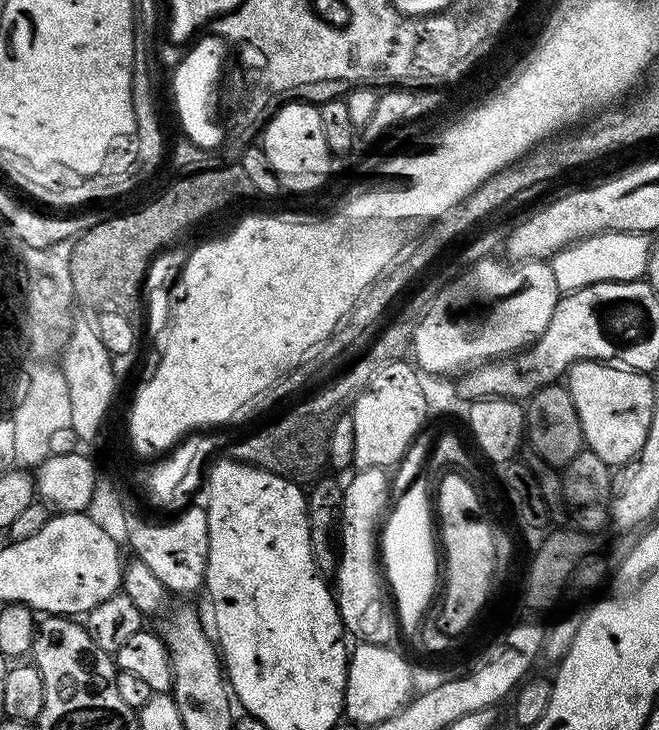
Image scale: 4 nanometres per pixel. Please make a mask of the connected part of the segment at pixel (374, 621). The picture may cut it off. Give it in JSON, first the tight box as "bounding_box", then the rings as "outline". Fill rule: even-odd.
{"bounding_box":[334,468,398,646],"outline":[[[362,468],[351,473],[352,481],[343,485],[344,500],[338,517],[340,544],[334,595],[340,610],[340,620],[349,637],[366,644],[388,646],[398,633],[398,616],[394,611],[394,600],[386,587],[382,575],[382,564],[378,559],[378,537],[382,532],[382,521],[390,508],[388,500],[388,475],[383,468]]]}

